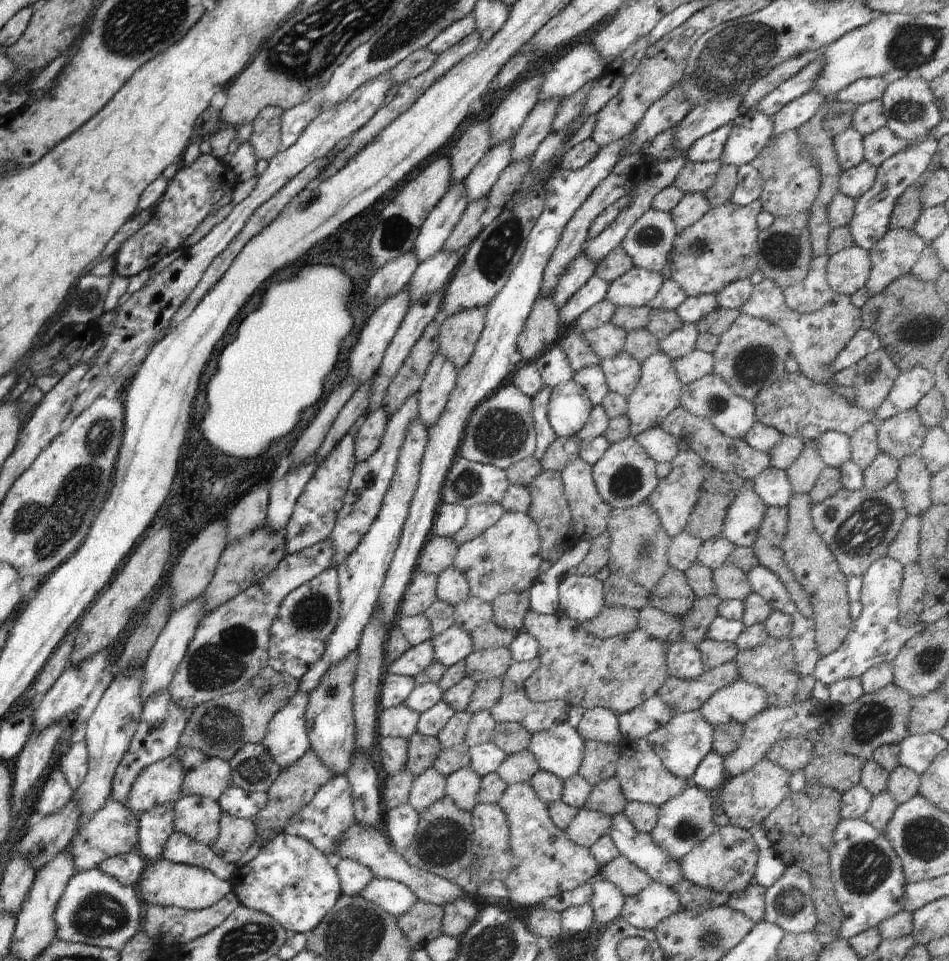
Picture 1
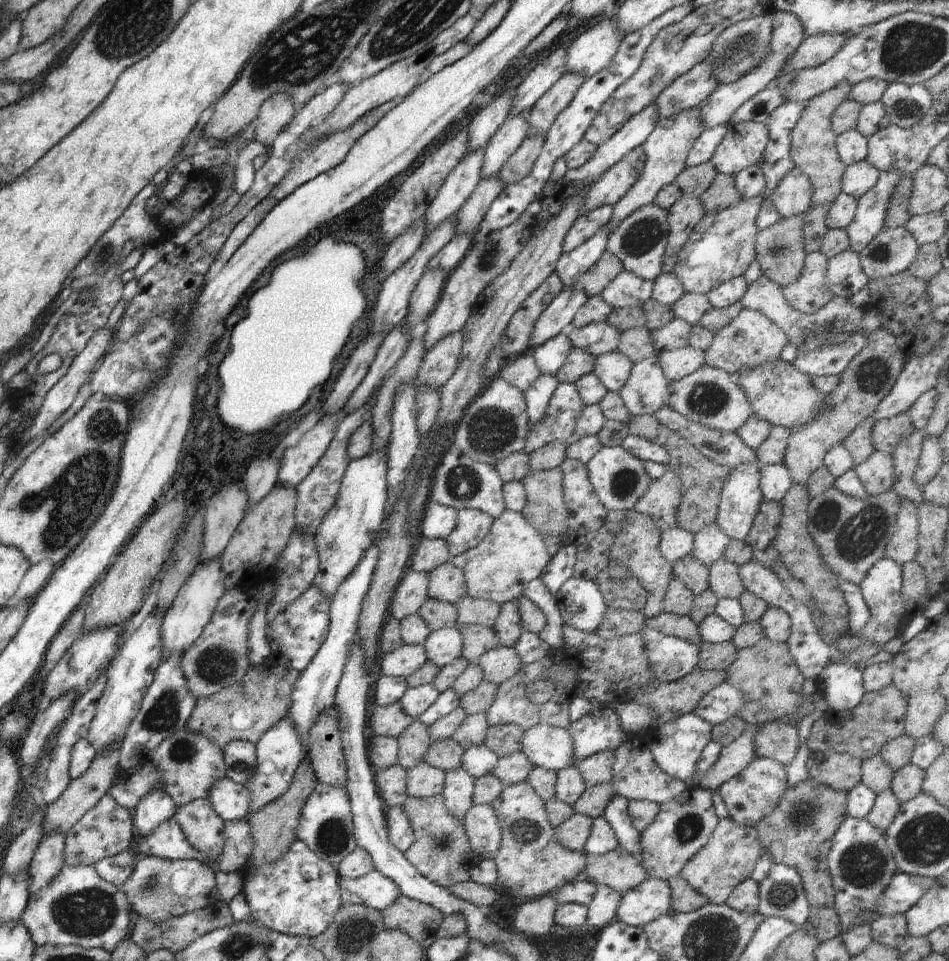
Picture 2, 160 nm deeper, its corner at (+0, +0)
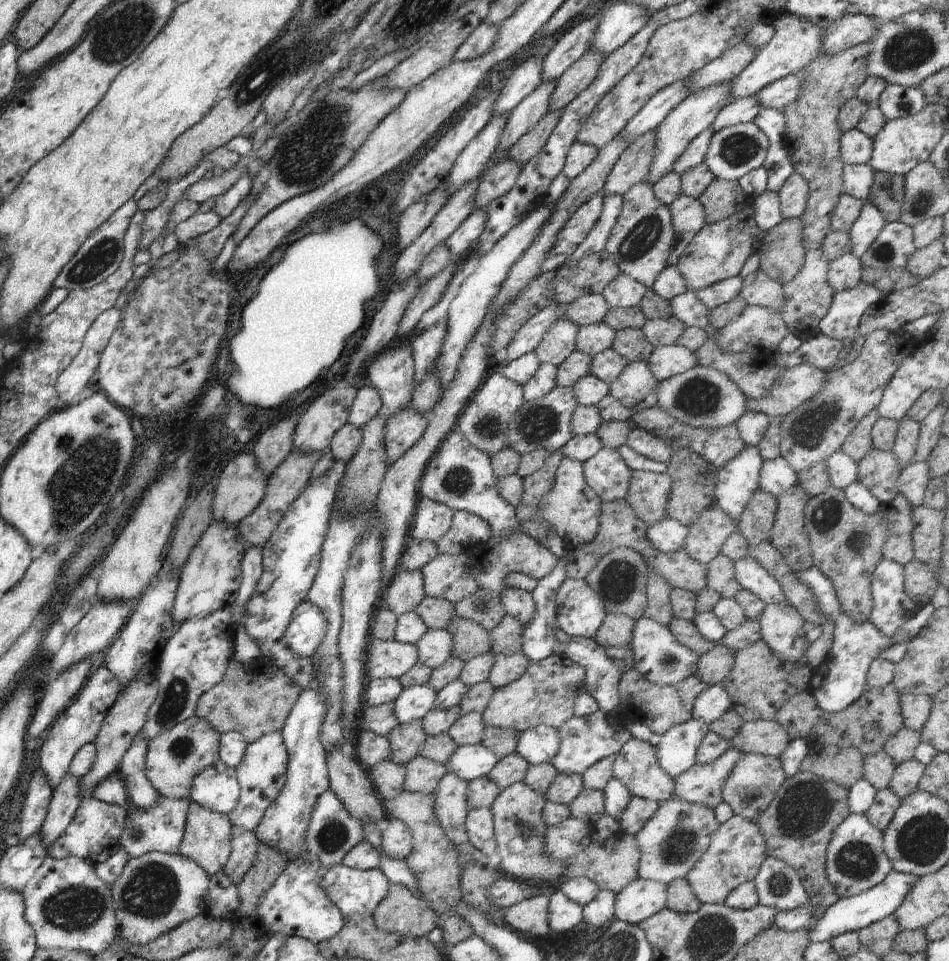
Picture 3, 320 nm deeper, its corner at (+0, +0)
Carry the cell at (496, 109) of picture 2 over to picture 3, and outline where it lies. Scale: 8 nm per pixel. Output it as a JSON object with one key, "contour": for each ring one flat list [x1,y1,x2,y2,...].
{"contour":[[533,57,524,58,498,91,498,98,494,102,494,112,492,112,491,118,508,116,526,96,541,86,542,69,542,64,536,62]]}

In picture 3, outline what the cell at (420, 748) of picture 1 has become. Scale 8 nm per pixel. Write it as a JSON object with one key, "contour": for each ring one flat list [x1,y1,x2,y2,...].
{"contour":[[421,719,410,723,399,723,387,738,392,746,390,761,405,766,419,755,427,735]]}

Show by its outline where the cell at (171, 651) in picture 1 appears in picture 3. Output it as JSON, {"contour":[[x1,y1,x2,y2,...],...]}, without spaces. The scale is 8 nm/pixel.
{"contour":[[216,519,209,522,180,572,172,608,172,620,176,624,208,618,210,614,234,603,235,593,242,583,241,561,245,556,244,550,245,544,238,526]]}

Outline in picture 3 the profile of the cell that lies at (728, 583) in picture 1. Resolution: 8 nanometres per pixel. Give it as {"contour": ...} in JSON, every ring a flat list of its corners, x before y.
{"contour":[[721,553,712,562,708,562,706,585,714,592,718,592,721,599,734,599,742,590,736,581,734,562]]}

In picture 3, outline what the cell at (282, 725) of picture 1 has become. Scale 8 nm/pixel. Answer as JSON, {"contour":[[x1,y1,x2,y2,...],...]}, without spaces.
{"contour":[[272,732,262,736,254,743,248,743,242,762,236,768,238,783,240,784,240,800,238,806,227,816,231,825,243,830,254,831,262,822,266,810,272,806,272,802,280,796,282,788,286,784,287,763,290,760,282,732]]}

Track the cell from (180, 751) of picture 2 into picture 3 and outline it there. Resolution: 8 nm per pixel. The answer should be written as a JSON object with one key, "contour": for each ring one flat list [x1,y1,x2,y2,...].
{"contour":[[193,715,185,722,178,723,174,728,158,734,154,740,147,742,145,757,145,774,154,790,164,798,176,798,176,800,189,800,190,786,194,776,200,774,200,770,212,766,219,756,218,734,204,718]]}

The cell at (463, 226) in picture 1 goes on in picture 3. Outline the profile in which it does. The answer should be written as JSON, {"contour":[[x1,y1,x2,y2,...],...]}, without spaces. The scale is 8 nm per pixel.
{"contour":[[503,160,486,170,486,174,480,176,480,186,476,190,472,210,487,208,494,200,508,194,514,188,524,166,525,164,516,164,512,160]]}

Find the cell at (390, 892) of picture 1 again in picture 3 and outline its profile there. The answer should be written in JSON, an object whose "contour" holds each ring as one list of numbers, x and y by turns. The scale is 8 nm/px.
{"contour":[[338,864,338,866,328,869,328,872,322,877,320,886,328,894,328,898,336,904,340,913,343,916,348,916,352,912,356,912,357,914,363,914,364,912,373,914,378,904,388,896,391,884,380,869,354,870]]}

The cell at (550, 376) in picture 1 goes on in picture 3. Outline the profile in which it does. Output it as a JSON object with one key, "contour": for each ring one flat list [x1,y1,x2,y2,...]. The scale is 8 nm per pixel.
{"contour":[[560,316,556,324,544,334,544,340,536,348,535,354,542,364,558,367,572,352,575,352,578,326,572,324,566,316]]}

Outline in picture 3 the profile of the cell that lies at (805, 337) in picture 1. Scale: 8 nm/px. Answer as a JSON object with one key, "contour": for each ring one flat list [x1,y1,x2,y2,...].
{"contour":[[758,270,743,279,739,296,747,305,760,306,780,314,784,308,783,286,766,276,763,270]]}

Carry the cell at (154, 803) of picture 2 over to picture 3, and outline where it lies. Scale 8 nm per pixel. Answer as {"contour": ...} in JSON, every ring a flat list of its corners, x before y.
{"contour":[[136,734,130,748,119,764,117,775,126,784,129,793,129,805,142,810,152,810,152,806,158,802,160,794,150,785,145,774,145,757,147,752,147,742,144,734]]}

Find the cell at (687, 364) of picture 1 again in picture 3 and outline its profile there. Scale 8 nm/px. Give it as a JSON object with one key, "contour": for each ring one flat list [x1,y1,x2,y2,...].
{"contour":[[679,345,654,347,647,362,659,382,683,374,699,364,690,350]]}

